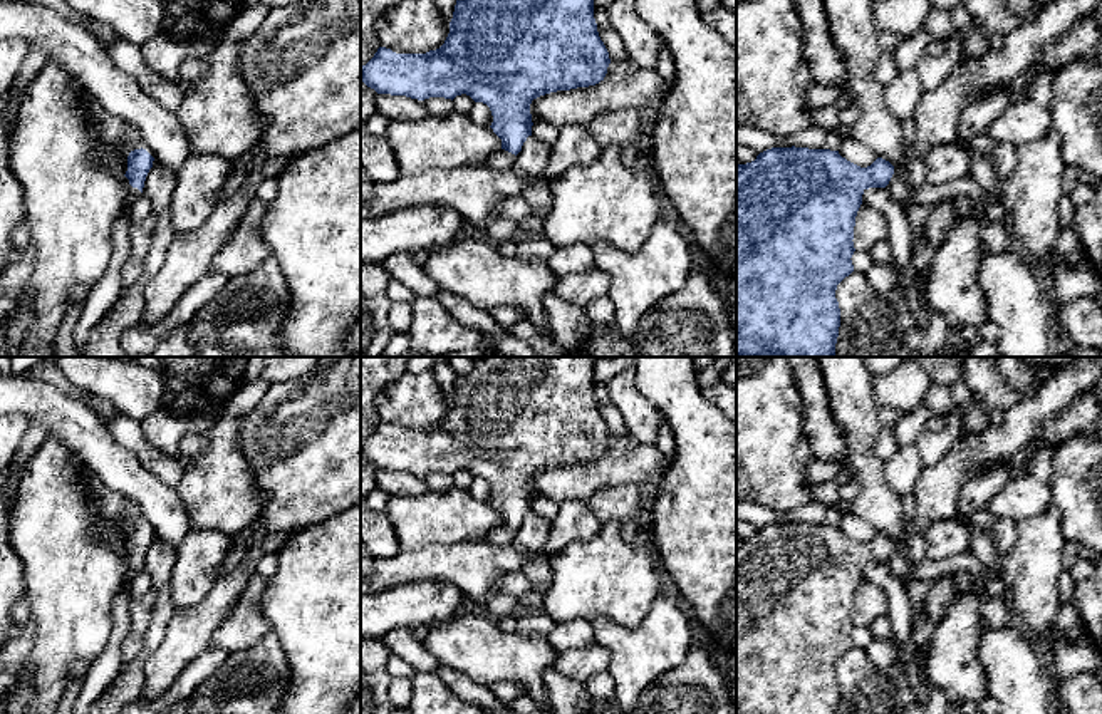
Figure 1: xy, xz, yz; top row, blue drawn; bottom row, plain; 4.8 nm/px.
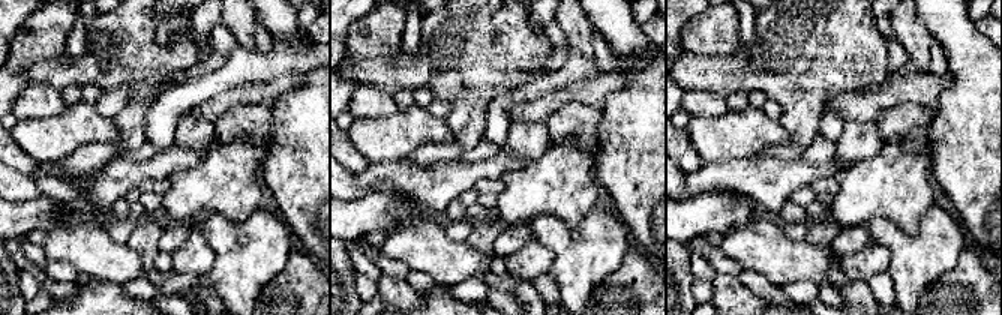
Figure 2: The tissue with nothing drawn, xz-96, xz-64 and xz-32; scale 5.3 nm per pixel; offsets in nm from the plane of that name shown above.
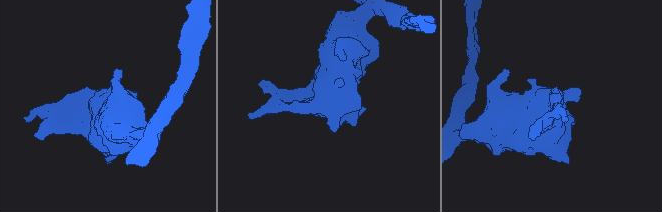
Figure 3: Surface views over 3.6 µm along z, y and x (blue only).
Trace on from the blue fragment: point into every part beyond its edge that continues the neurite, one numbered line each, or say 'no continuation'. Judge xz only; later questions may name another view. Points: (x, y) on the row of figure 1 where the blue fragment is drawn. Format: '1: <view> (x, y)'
1: xz (500, 161)

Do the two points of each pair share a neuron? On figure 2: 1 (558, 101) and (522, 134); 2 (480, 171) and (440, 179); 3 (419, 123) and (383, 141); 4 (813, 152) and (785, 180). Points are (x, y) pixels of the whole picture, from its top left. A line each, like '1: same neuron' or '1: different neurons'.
1: different neurons
2: same neuron
3: same neuron
4: different neurons

